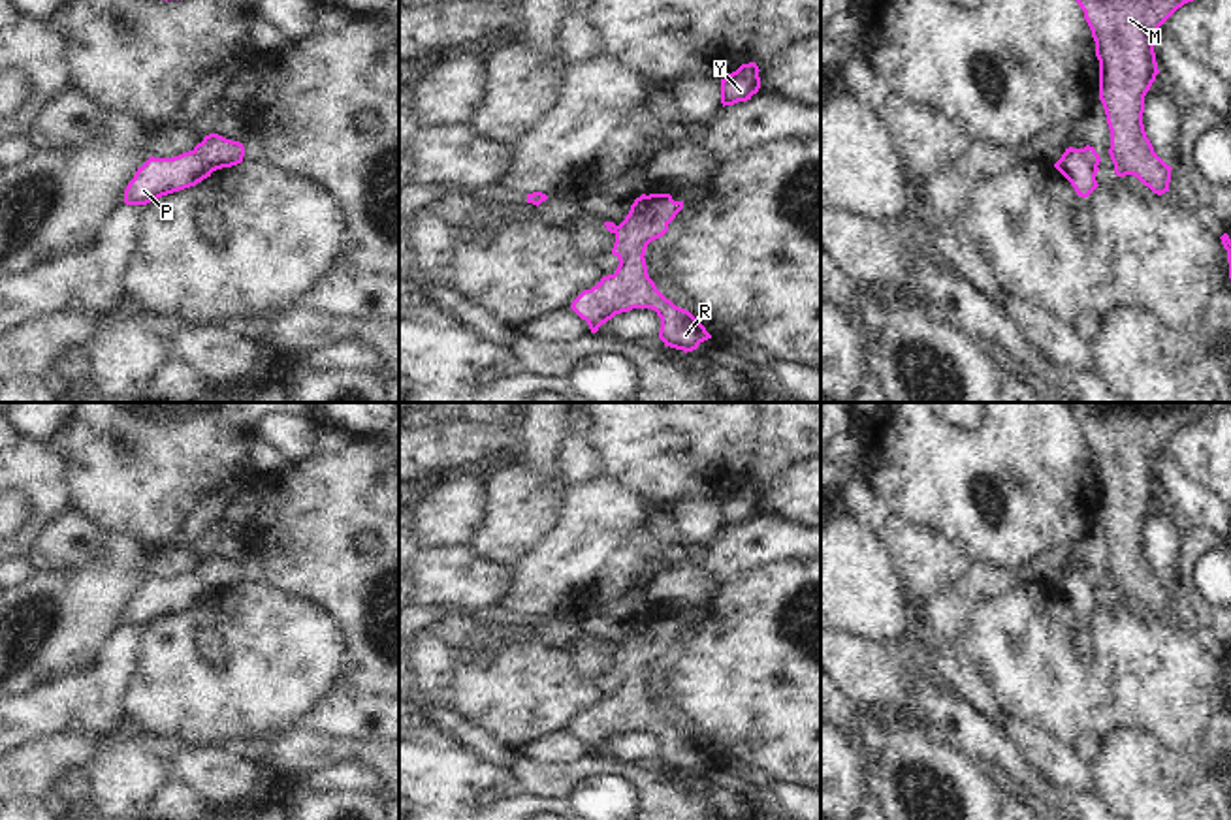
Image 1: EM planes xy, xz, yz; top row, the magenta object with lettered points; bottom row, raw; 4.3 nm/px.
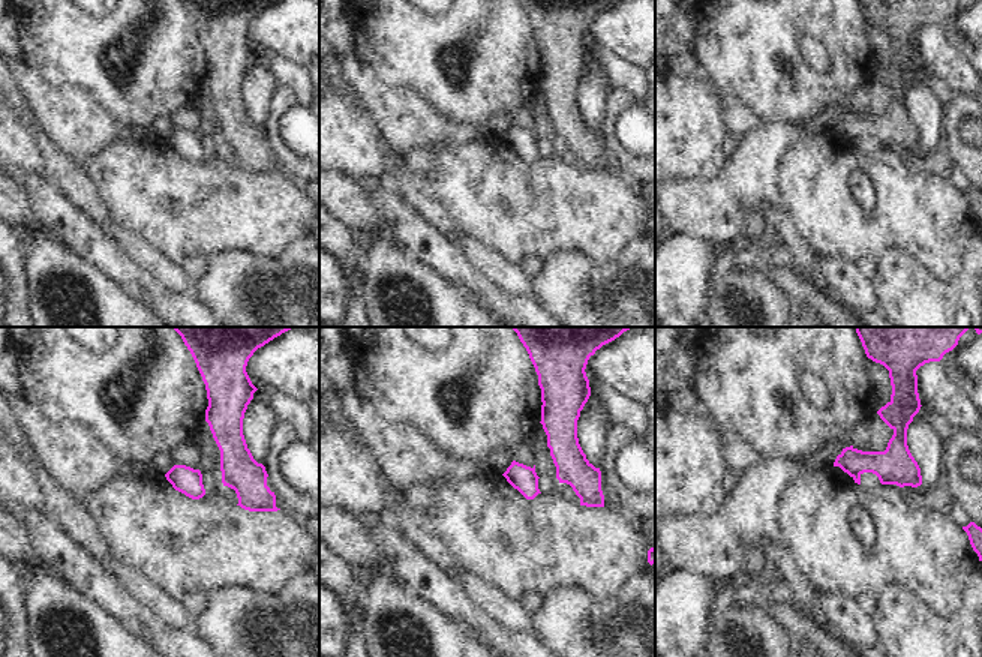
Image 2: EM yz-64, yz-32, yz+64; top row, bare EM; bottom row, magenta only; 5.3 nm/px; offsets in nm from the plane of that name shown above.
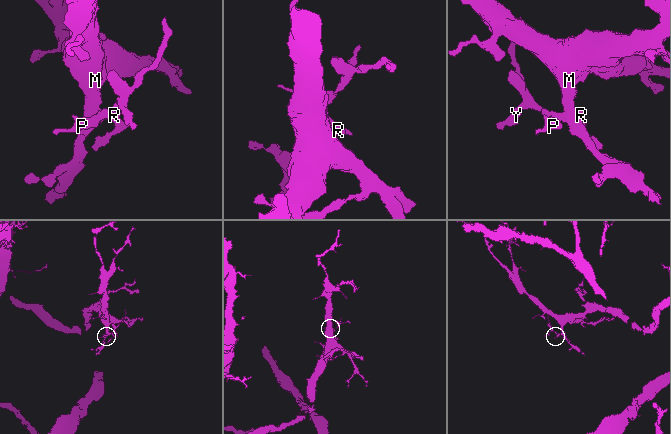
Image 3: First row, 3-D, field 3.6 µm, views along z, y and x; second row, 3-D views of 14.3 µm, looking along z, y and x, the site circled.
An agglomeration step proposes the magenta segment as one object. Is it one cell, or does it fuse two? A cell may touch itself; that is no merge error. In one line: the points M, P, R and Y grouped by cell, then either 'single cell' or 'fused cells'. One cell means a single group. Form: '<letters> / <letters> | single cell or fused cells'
M R Y / P | fused cells

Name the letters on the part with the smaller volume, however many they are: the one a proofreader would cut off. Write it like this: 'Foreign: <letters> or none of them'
Foreign: P

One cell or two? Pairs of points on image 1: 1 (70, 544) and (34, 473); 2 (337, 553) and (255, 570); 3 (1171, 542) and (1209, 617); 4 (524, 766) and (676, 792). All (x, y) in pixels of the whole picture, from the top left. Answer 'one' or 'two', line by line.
1: two
2: two
3: two
4: one

